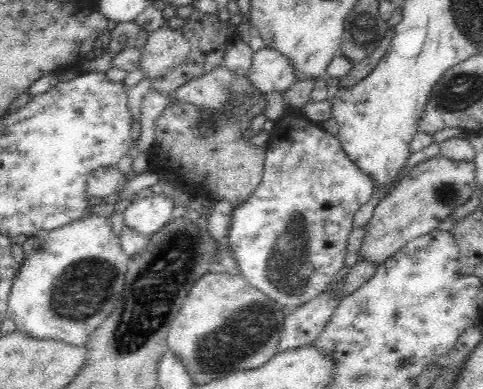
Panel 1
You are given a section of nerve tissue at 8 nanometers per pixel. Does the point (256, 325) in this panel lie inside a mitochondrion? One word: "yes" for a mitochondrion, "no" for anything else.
yes

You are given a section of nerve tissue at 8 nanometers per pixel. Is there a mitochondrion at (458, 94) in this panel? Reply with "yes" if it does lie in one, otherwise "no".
yes

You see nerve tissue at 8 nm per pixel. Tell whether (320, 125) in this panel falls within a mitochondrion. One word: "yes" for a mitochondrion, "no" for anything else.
no

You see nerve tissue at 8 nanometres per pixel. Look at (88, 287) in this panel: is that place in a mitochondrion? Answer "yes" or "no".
yes

